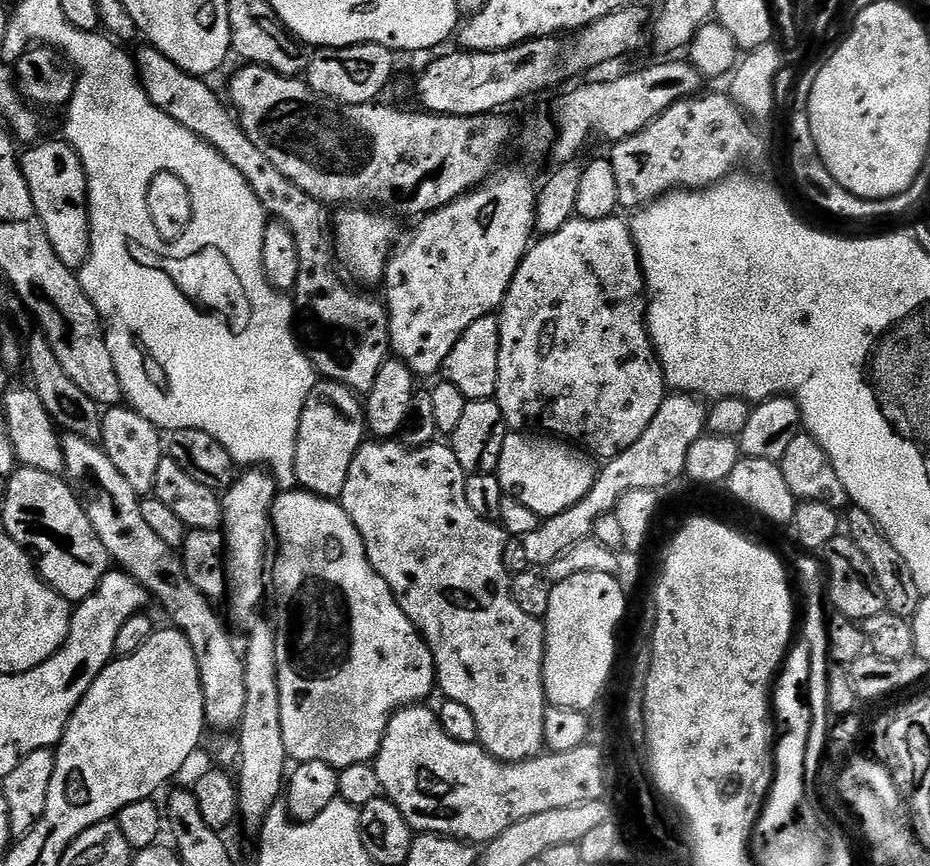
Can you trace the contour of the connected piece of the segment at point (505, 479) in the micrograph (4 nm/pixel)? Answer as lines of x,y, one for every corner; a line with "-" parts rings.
512,430
502,446
502,458
494,475
500,479
500,485
507,495
518,498
518,502
534,510
534,514
547,518
570,510
582,502
586,494
590,494
596,484
598,471
597,465
592,463
594,460
591,455
563,439
548,434
525,434
520,430

